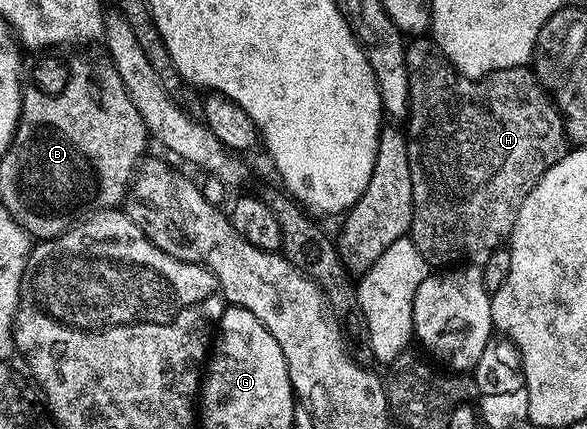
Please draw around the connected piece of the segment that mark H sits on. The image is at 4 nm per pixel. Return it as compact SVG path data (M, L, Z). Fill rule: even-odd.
M418 35L413 38L414 42L406 45L406 70L410 76L410 108L408 120L405 122L404 132L406 134L406 146L408 147L408 171L412 171L412 203L414 214L410 224L409 238L416 243L416 251L424 255L424 259L431 263L438 260L442 263L483 263L493 253L501 250L507 244L509 235L514 230L514 220L532 187L552 167L563 153L567 152L568 142L566 140L566 127L563 114L559 113L553 100L544 90L538 86L534 78L533 68L512 67L511 69L497 69L486 76L477 79L462 76L441 53L438 46L426 35Z

